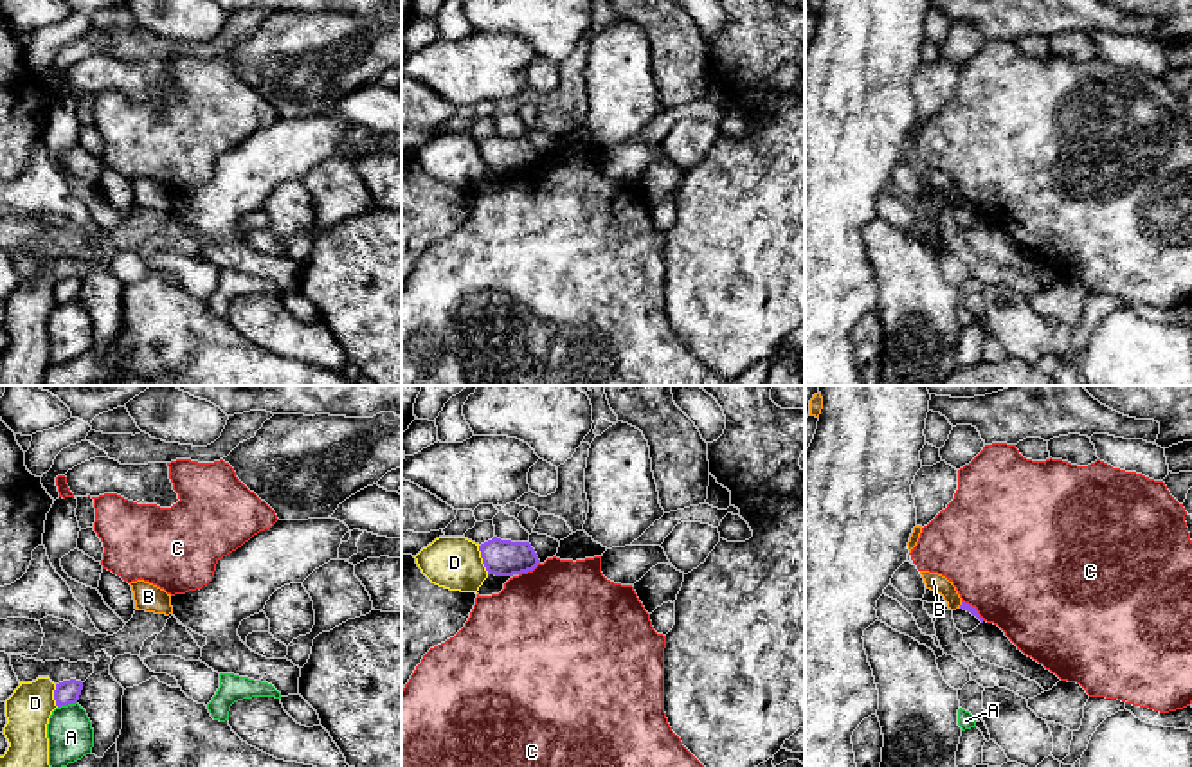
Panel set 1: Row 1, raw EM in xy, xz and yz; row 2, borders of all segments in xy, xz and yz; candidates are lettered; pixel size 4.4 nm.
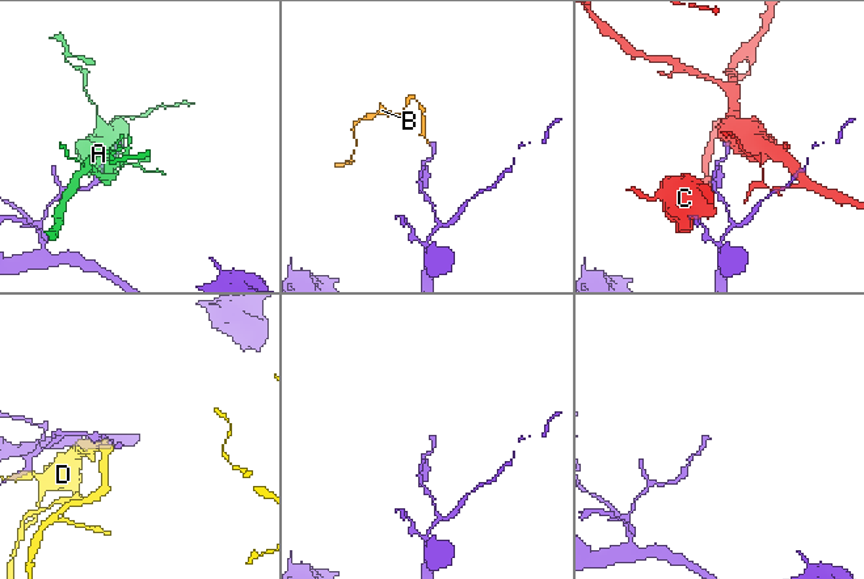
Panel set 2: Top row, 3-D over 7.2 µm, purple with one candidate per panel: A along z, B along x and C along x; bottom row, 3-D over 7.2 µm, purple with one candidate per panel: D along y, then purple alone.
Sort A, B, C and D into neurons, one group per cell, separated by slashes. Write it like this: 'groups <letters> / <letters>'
groups A / B / C / D

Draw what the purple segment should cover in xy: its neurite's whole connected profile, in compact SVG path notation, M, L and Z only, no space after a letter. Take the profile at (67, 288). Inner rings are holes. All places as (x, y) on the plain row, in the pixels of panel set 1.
M76 275L56 281L54 286L56 302L61 304L61 302L76 301L79 297L81 286L83 286L83 279Z

